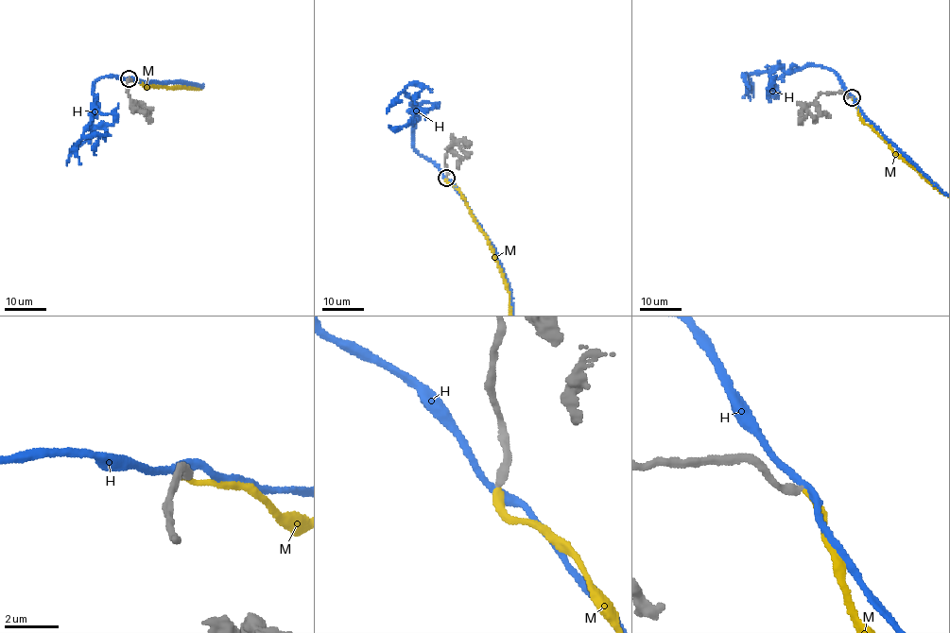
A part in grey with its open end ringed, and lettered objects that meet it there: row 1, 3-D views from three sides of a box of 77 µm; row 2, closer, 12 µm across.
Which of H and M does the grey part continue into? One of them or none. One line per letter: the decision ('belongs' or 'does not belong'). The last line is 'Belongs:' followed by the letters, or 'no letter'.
H: does not belong
M: belongs
Belongs: M

